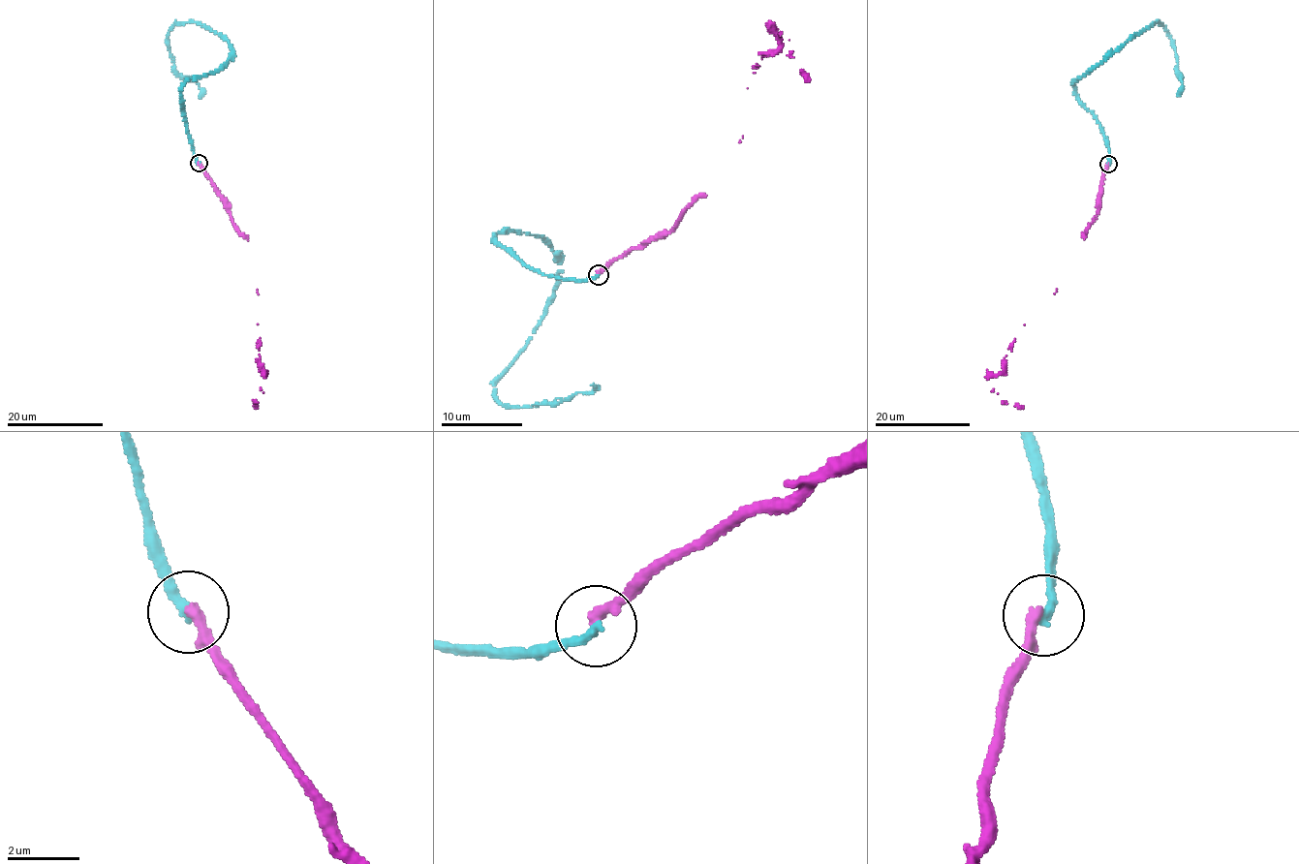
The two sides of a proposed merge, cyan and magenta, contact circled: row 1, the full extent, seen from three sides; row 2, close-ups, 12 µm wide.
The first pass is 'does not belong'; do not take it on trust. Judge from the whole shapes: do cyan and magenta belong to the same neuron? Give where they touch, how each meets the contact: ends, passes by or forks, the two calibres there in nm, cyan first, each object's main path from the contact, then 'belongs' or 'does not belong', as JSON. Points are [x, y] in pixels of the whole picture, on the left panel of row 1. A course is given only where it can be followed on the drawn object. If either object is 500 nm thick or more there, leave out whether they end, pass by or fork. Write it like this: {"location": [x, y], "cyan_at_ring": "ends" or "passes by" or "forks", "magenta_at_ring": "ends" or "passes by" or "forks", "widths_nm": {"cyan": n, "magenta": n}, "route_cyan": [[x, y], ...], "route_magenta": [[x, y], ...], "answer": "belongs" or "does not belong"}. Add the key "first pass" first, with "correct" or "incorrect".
{"first pass": "correct", "location": [199, 163], "cyan_at_ring": "ends", "magenta_at_ring": "ends", "widths_nm": {"cyan": 260, "magenta": 320}, "route_cyan": [[199, 163], [181, 85], [221, 70], [232, 52], [198, 23], [176, 23], [169, 55], [201, 89], [198, 98]], "route_magenta": [[199, 163], [215, 186], [233, 228], [247, 239], [257, 293], [259, 367], [264, 375], [256, 408]], "answer": "does not belong"}

